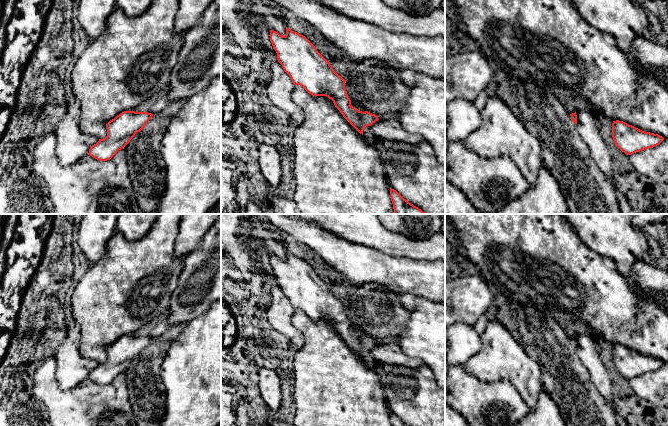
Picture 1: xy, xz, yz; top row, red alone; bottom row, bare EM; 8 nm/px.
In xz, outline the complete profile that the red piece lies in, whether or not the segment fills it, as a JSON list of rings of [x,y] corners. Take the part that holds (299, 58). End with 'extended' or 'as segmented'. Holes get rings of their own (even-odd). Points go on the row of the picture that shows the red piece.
[[[286,27],[286,35],[282,36],[270,30],[270,41],[277,53],[277,60],[290,76],[294,85],[302,86],[312,96],[326,96],[331,99],[343,117],[363,135],[364,128],[378,121],[378,116],[368,111],[362,112],[351,105],[345,89],[346,80],[338,75],[330,63],[317,51],[315,46],[303,35]]]; as segmented

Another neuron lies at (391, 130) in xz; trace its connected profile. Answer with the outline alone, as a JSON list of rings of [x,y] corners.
[[[398,119],[378,120],[371,125],[374,137],[392,142],[407,142],[409,144],[418,144],[424,139],[420,135],[412,135],[407,132],[400,124]]]

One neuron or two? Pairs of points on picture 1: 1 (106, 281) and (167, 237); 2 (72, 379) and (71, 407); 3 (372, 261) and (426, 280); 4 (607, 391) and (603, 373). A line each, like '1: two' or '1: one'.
1: one
2: two
3: one
4: one

